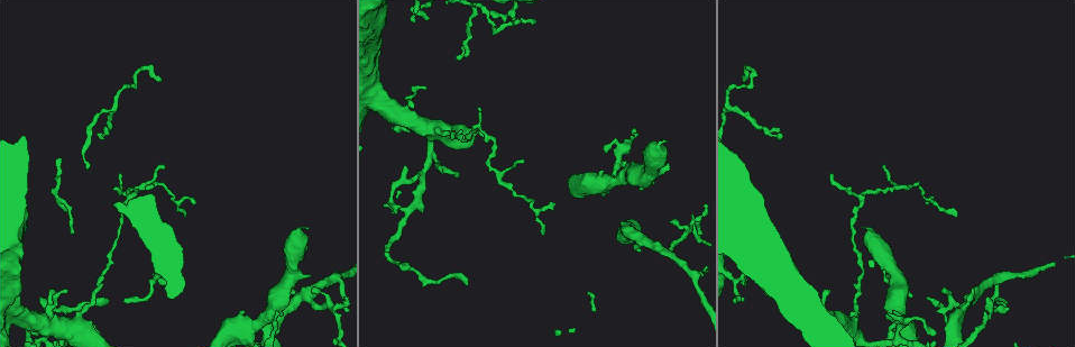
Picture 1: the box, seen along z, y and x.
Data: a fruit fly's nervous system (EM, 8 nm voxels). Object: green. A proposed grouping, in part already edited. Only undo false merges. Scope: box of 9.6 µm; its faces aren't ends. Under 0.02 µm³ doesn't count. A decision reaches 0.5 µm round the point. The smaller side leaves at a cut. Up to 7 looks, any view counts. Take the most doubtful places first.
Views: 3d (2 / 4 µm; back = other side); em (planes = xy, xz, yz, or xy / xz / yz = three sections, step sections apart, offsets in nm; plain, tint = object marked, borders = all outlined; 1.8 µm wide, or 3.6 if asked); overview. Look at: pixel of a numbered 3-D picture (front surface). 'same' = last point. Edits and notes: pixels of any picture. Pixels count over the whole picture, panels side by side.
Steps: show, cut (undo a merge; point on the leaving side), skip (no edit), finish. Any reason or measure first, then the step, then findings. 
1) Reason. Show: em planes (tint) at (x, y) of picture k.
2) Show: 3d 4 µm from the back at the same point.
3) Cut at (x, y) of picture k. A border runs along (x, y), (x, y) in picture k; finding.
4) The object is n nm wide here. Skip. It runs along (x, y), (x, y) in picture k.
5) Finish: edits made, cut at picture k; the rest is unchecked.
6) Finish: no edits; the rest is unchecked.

Touches itself. Show: em xz step 4 (tint) at (918, 316) of picture 1.

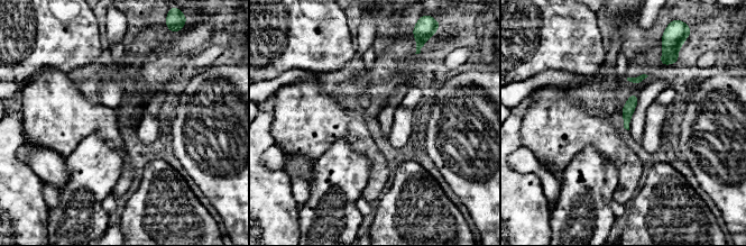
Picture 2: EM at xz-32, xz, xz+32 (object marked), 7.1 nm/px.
Skip. All the same cell.

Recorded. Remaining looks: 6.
Show: 3d 4 µm at (621, 180) of picture 1.

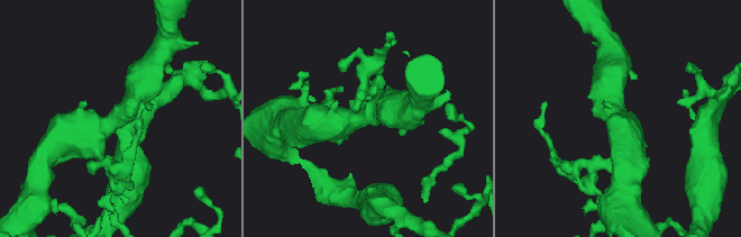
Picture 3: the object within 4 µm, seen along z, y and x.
Now the EM. Show: em planes (tint) at (367, 119) of picture 3.

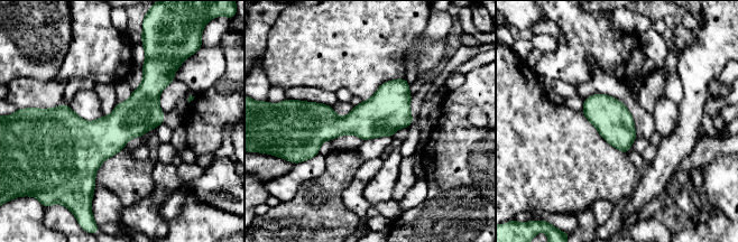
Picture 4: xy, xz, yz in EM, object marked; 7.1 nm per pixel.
Skip. It runs along (406, 85), (372, 119), (303, 120) in picture 4; continuous, no second cell.

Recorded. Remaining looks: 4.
Sharp bend. Show: em xz step 4 (tint) at (866, 192) of picture 1.

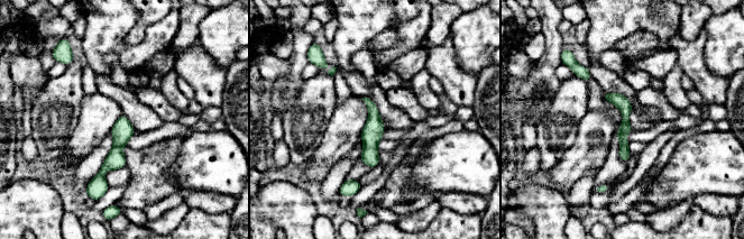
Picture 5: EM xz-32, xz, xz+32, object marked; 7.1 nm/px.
Another direction. Show: em planes (borders) at the same point.

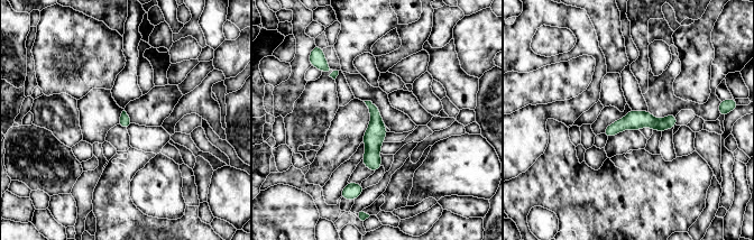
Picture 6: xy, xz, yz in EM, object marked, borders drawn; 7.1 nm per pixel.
Skip. It runs along (673, 118), (628, 121), (607, 132) in picture 6; all the same cell.

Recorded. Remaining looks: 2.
Finish: no edits; the rest is unchecked.

